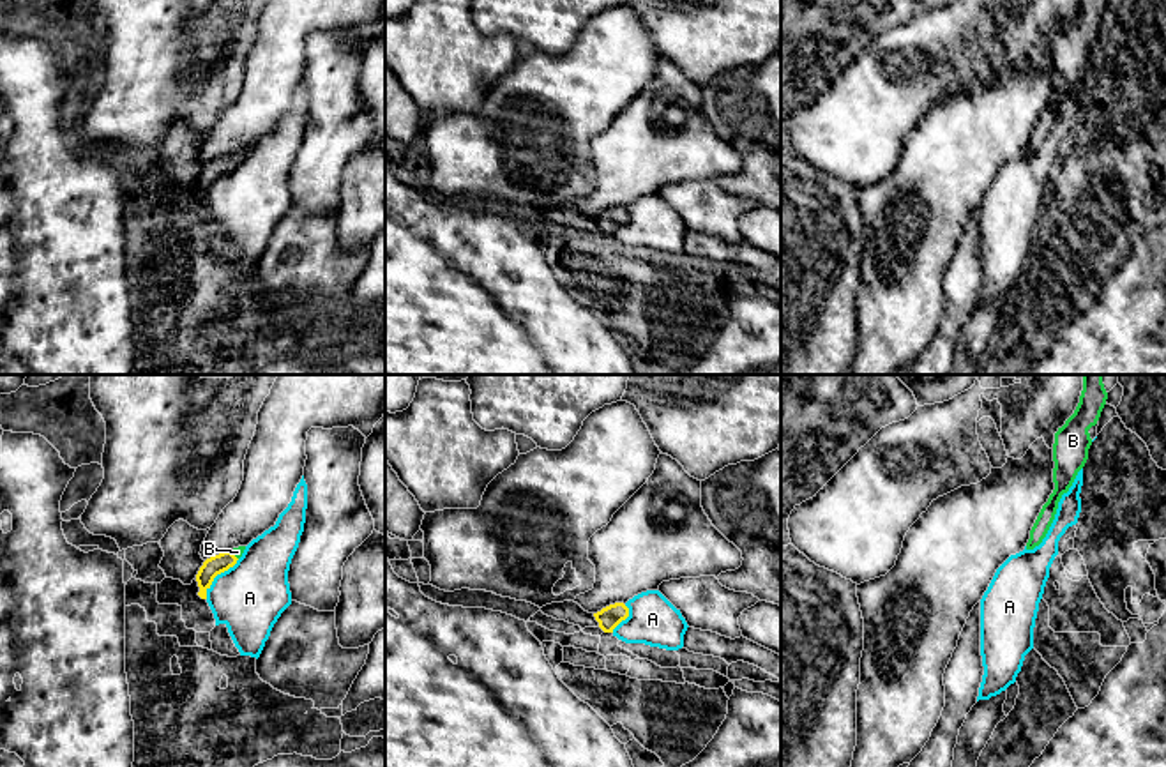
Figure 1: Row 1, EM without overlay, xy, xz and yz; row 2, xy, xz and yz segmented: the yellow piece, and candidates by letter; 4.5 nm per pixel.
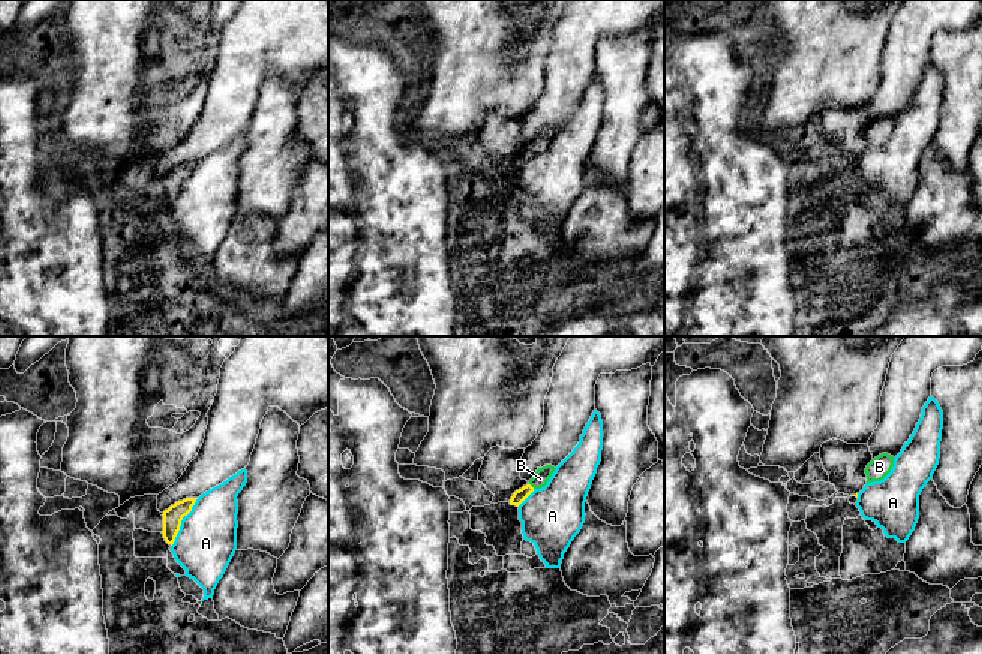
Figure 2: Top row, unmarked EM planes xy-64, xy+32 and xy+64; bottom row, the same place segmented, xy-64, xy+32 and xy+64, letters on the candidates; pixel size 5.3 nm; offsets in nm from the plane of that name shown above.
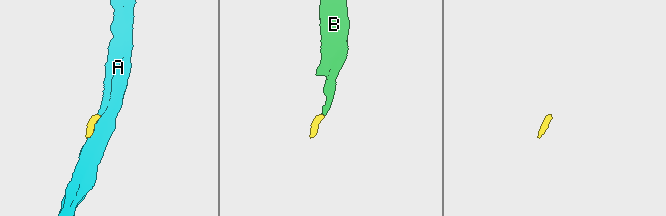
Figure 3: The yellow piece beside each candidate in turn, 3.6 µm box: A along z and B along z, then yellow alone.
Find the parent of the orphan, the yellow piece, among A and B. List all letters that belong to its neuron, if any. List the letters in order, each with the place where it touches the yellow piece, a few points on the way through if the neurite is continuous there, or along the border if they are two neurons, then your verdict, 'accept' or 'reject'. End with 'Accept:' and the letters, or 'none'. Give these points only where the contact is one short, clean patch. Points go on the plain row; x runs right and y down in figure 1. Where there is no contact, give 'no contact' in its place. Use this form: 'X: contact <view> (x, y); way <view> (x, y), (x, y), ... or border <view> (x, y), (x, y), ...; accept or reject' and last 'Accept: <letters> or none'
A: contact xy (216, 179); border xy (239, 163), (214, 182), (205, 202); reject
B: contact xy (234, 159); way xy (221, 167), (234, 159), (237, 156); accept
Accept: B

